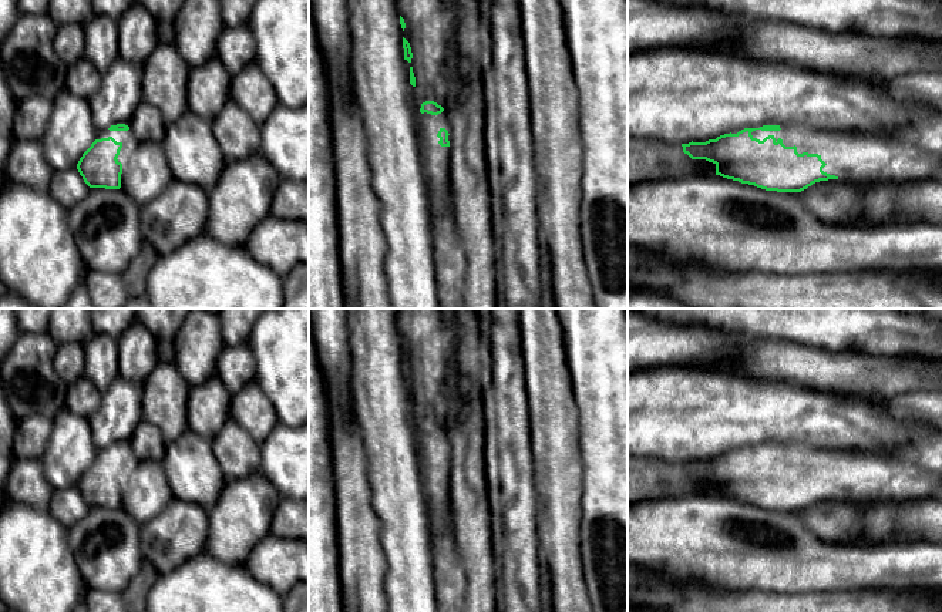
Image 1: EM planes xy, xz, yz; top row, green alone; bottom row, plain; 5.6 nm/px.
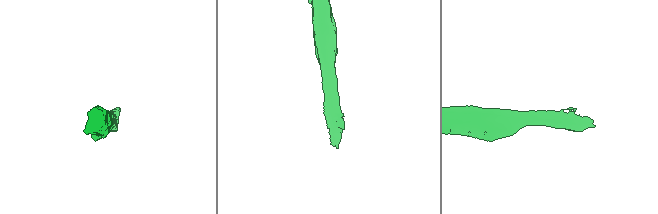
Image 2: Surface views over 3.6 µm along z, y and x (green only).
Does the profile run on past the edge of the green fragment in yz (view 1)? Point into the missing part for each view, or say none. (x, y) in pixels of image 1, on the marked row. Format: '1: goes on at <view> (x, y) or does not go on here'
1: does not go on here

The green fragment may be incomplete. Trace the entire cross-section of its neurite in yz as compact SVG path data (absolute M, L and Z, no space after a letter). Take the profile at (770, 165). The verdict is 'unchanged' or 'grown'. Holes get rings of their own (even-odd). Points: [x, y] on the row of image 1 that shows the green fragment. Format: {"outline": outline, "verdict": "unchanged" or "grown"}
{"outline": "M763 125L760 128L744 128L737 134L724 134L716 139L706 142L682 144L683 152L692 159L706 159L716 165L716 175L727 179L739 181L741 184L754 185L766 191L777 192L801 192L820 181L838 179L822 171L827 165L821 155L797 152L797 147L785 147L783 139L776 139L774 135L766 137L763 141L751 135L753 131L780 131L780 125Z", "verdict": "unchanged"}

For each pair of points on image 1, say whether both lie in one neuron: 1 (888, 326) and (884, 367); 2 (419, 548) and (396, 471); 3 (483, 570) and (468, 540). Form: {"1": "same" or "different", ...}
{"1": "different", "2": "same", "3": "same"}

